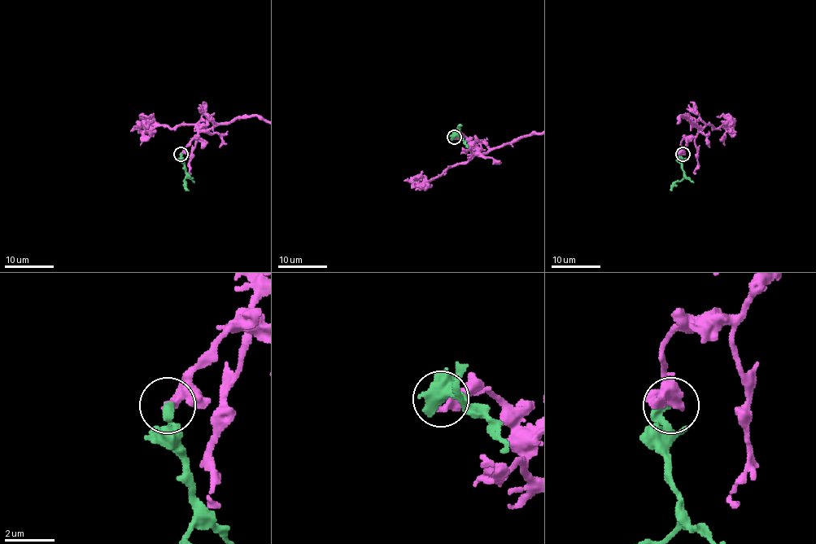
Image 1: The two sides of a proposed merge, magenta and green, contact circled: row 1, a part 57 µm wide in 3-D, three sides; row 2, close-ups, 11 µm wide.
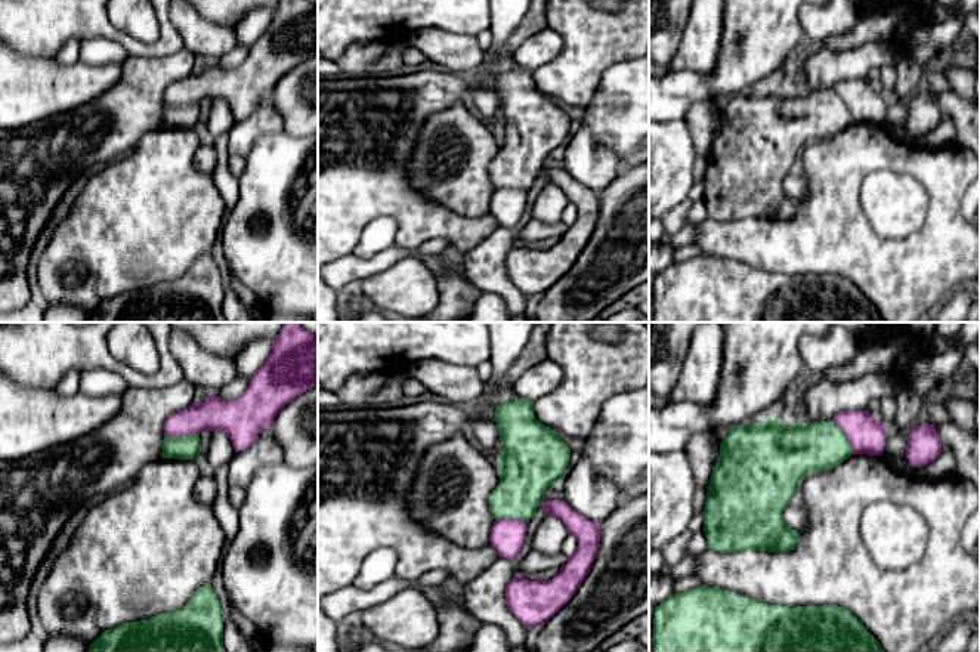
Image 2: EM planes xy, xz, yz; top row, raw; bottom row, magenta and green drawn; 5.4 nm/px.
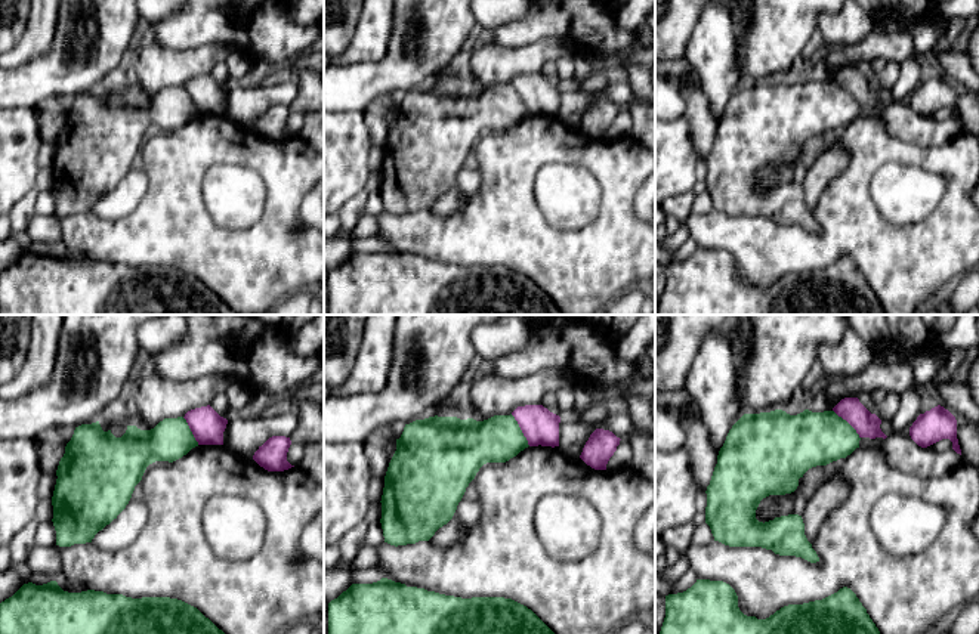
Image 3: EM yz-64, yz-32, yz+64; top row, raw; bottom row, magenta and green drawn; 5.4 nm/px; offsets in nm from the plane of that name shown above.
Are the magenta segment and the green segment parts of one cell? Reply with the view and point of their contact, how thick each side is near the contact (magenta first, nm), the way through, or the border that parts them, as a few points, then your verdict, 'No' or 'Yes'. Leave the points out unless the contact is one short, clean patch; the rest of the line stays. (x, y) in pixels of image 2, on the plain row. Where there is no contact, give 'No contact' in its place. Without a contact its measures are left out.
Touches magenta at xy (181, 104). Thickness 180 nm (magenta) against 130 nm. Boundary: xy (198, 101), (176, 105), (164, 104). No

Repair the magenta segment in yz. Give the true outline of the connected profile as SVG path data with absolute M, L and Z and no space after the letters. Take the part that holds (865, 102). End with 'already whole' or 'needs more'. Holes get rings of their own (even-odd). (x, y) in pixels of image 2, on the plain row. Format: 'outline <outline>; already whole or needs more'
outline M843 80L834 86L834 90L845 102L853 123L882 123L885 95L868 80Z; already whole

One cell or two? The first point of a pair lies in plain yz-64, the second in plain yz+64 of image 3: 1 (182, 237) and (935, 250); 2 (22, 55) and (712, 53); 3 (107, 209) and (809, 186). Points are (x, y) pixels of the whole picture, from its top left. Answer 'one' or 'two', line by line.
1: one
2: one
3: two

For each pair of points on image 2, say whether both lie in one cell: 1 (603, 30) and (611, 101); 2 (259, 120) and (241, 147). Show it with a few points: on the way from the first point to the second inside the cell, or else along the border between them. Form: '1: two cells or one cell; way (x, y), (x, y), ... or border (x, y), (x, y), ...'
1: two cells; border (633, 58), (614, 62), (603, 73), (591, 99)
2: one cell; way (253, 126), (241, 141)

